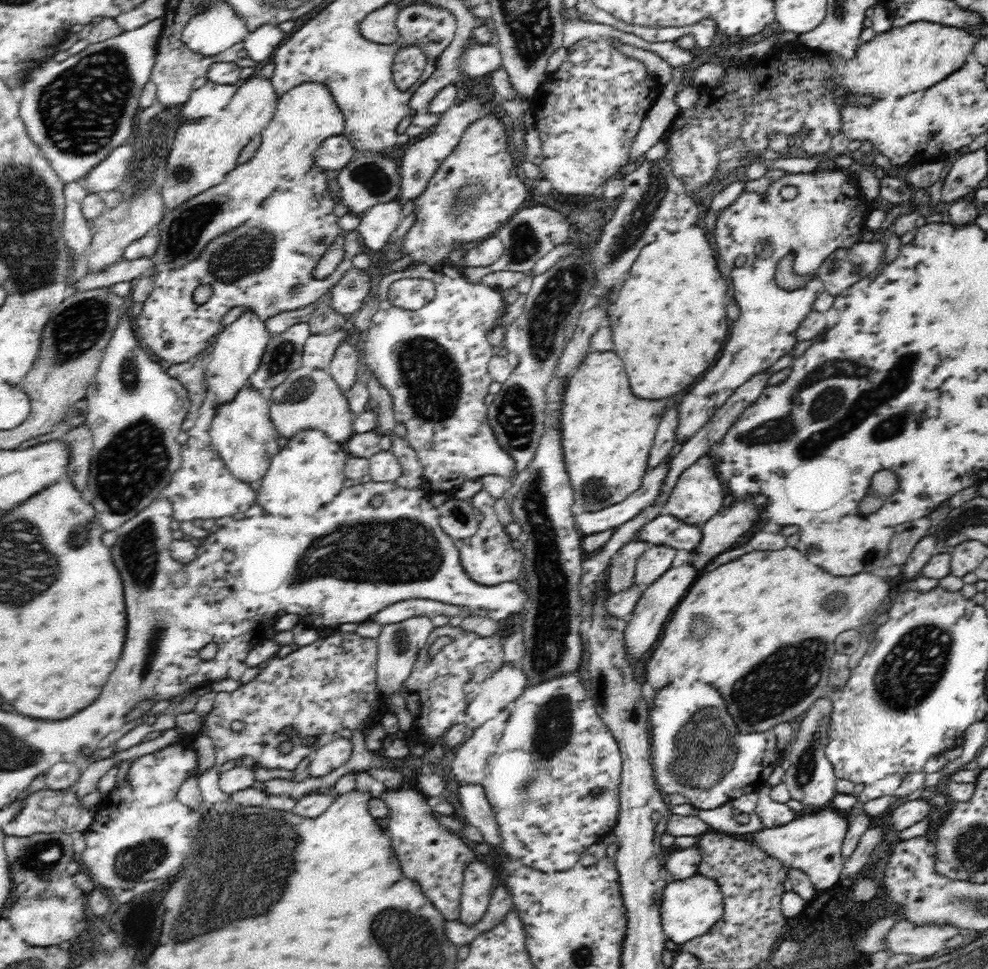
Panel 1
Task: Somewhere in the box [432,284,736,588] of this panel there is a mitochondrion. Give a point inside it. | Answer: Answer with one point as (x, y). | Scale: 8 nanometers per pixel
(514, 414)

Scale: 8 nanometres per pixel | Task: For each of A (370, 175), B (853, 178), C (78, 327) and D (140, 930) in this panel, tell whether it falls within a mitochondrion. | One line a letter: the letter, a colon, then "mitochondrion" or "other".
A: mitochondrion
B: other
C: mitochondrion
D: other

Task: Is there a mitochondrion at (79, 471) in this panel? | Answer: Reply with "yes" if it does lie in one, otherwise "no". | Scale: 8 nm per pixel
yes

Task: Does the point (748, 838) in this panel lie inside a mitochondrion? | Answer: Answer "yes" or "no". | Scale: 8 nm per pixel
no

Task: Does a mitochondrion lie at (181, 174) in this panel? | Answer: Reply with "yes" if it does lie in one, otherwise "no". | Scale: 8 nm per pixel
yes

